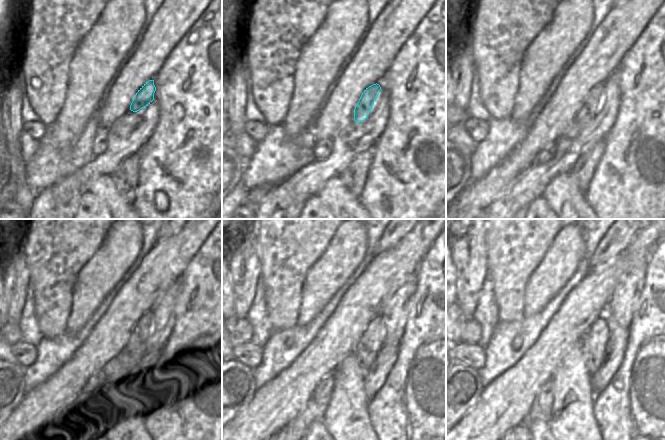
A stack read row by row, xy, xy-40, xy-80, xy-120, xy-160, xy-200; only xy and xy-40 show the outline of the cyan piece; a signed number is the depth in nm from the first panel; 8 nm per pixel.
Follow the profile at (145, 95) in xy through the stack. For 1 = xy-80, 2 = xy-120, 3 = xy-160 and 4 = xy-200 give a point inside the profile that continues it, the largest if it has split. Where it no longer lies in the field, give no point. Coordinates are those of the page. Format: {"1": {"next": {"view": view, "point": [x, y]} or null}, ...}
{"1": {"next": {"view": "xy-80", "point": [593, 100]}}, "2": {"next": {"view": "xy-120", "point": [136, 345]}}, "3": {"next": {"view": "xy-160", "point": [367, 348]}}, "4": {"next": {"view": "xy-200", "point": [593, 344]}}}

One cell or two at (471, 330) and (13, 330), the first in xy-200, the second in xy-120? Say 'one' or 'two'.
one

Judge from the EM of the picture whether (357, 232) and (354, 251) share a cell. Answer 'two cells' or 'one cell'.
one cell

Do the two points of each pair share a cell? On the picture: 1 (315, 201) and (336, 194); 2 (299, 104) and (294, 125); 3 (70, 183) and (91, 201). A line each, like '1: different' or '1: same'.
1: different
2: same
3: different

